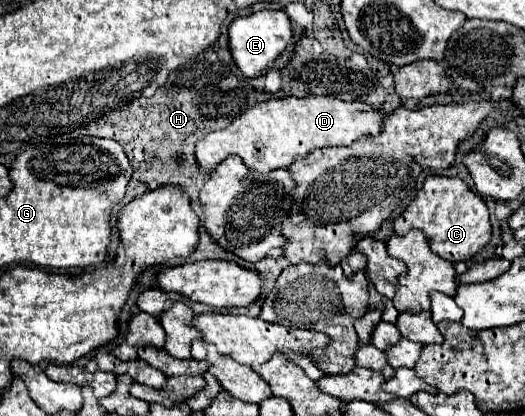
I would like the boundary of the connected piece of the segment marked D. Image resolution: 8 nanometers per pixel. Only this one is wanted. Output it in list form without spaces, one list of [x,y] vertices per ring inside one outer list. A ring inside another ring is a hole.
[[[283,97],[263,101],[241,117],[231,121],[225,129],[211,131],[195,147],[195,161],[199,171],[211,173],[229,155],[237,155],[243,163],[259,173],[285,169],[297,157],[303,157],[319,147],[351,145],[365,135],[379,135],[383,115],[361,101],[339,101],[333,97]]]

